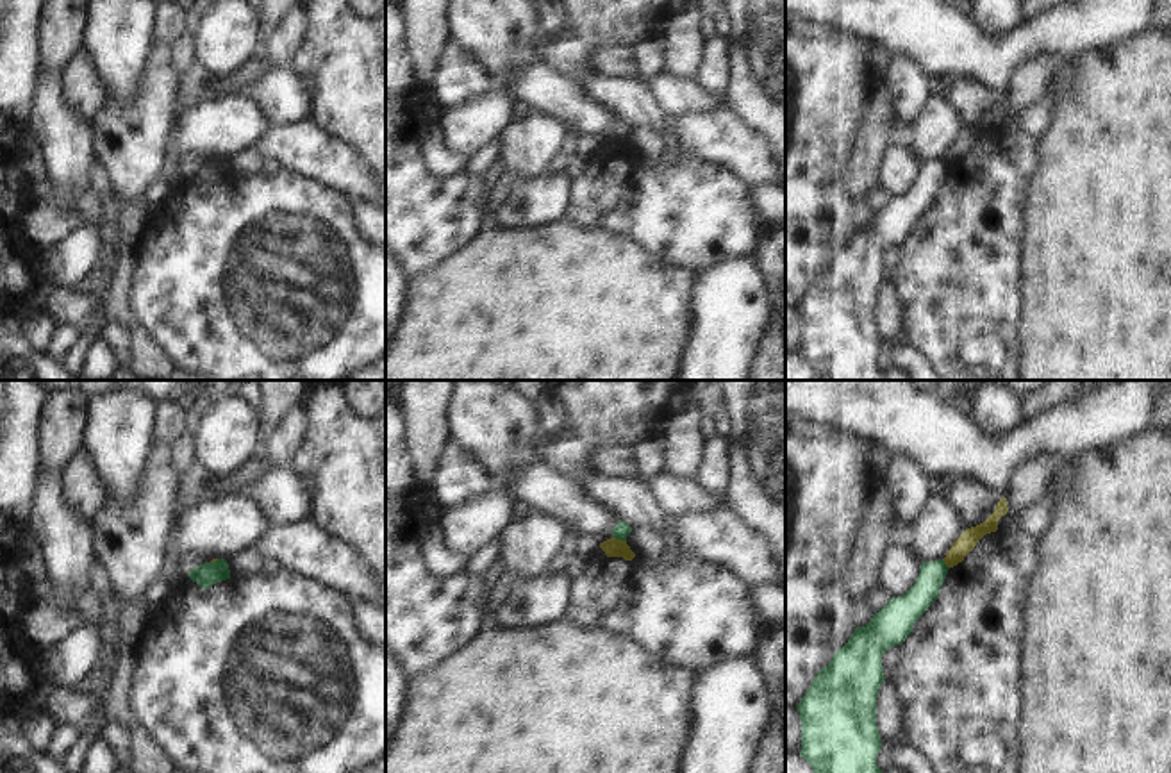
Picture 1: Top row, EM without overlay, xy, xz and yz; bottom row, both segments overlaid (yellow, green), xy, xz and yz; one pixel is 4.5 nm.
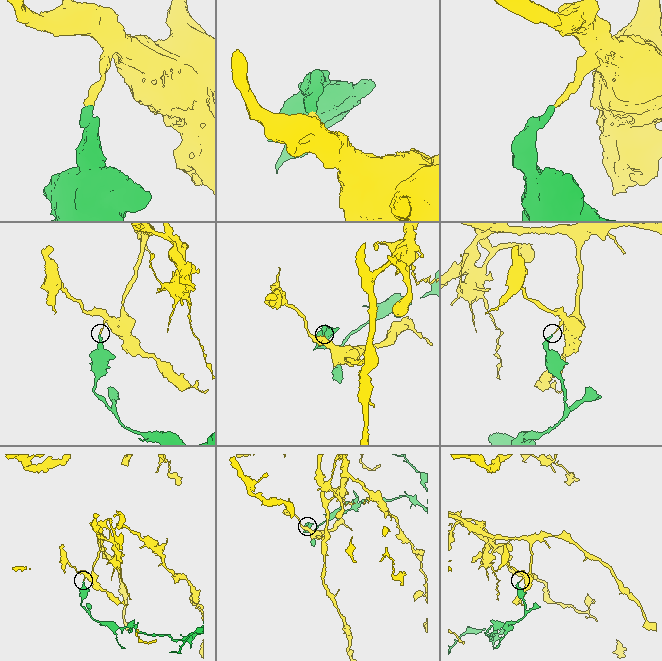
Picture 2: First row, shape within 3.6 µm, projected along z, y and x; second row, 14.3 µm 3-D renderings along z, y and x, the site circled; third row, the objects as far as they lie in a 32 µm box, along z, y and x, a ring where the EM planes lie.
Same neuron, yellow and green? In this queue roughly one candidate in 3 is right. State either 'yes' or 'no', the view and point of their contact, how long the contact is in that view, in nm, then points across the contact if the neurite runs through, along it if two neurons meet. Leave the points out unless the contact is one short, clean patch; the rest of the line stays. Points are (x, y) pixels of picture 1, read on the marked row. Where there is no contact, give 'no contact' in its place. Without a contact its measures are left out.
no | xz (620, 540) | 70 nm | along xz (613, 536), (625, 541)

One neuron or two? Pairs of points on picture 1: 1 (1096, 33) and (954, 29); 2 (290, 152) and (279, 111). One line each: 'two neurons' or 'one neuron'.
1: one neuron
2: two neurons

